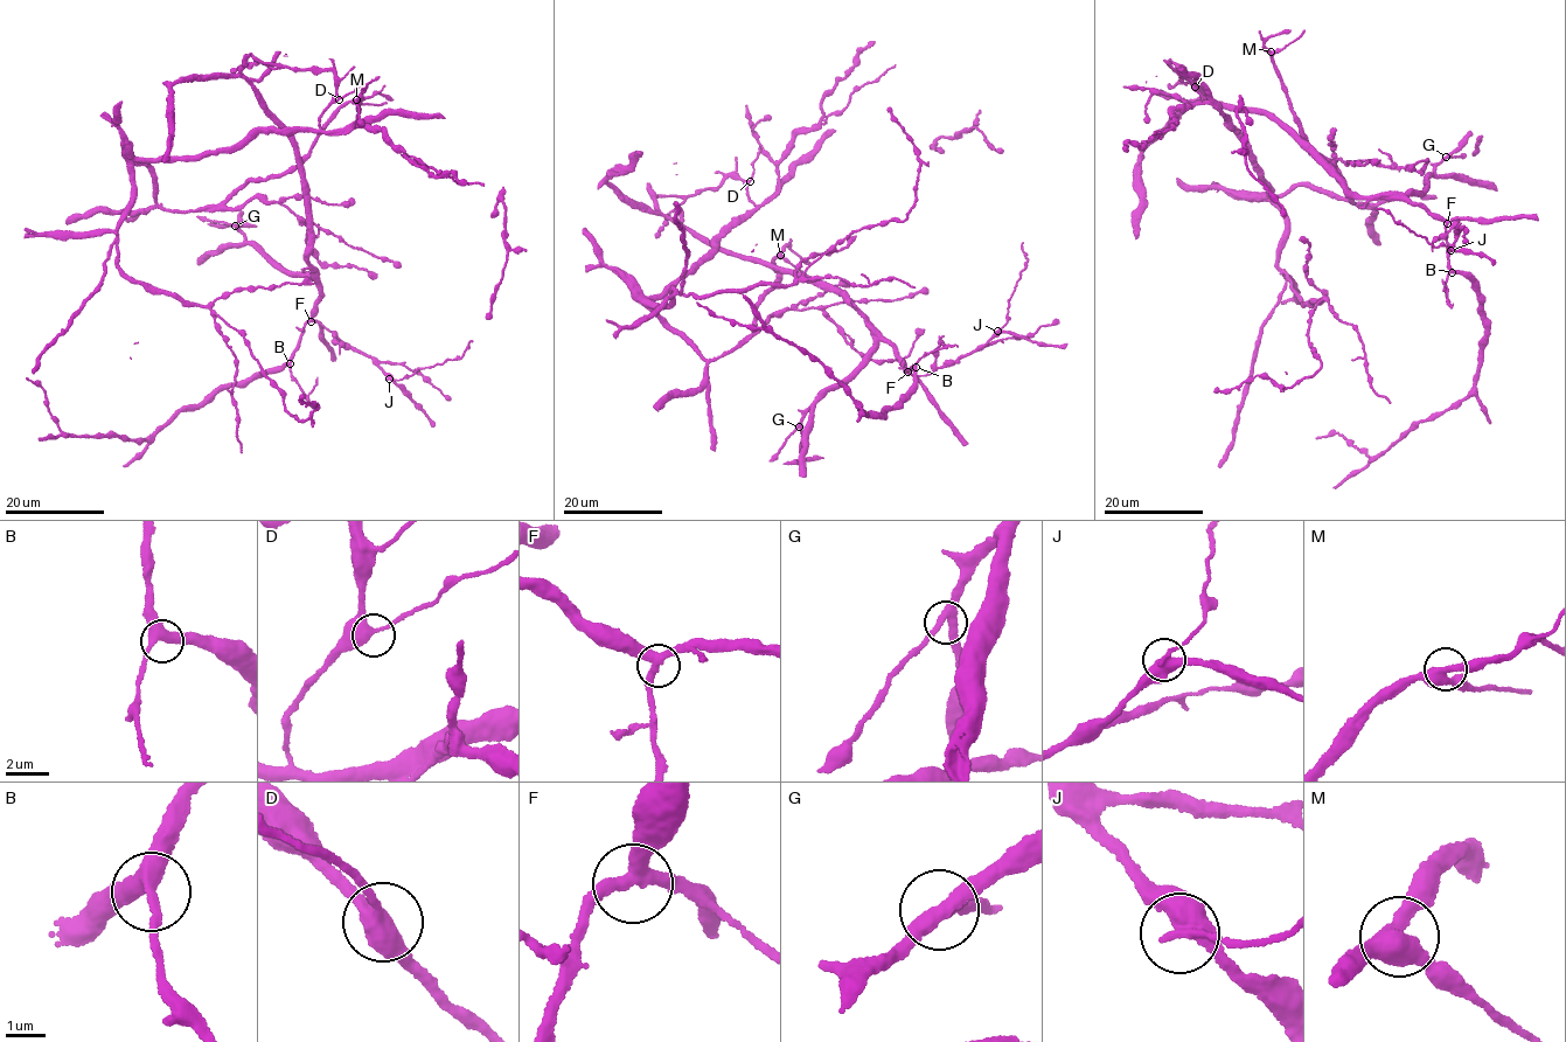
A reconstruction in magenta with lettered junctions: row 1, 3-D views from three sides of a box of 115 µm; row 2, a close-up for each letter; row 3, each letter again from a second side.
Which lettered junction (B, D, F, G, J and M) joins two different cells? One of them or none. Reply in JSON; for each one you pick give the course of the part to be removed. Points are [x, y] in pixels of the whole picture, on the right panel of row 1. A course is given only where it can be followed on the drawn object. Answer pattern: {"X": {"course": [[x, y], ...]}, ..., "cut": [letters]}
{"J": {"course": [[1449, 250], [1427, 243], [1396, 222], [1391, 215], [1376, 208]]}, "cut": ["J"]}

